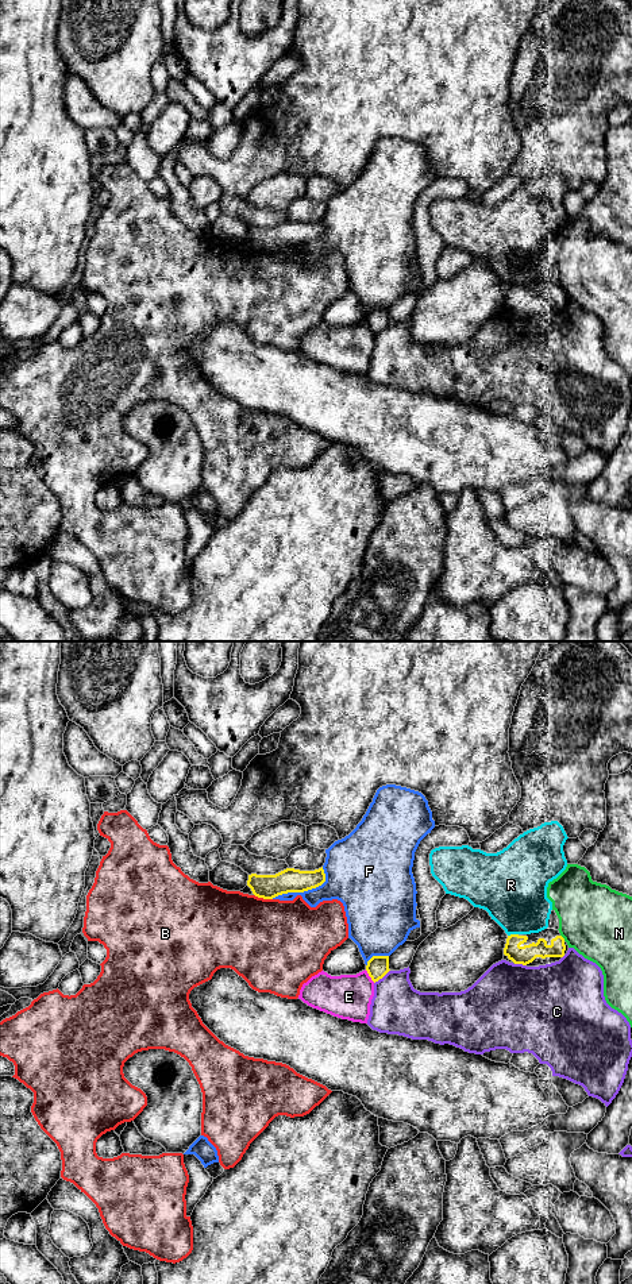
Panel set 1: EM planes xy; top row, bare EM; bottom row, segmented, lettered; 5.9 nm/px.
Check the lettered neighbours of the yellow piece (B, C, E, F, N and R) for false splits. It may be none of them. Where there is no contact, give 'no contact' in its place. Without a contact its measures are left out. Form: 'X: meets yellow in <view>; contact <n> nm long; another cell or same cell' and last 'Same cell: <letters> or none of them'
B: meets yellow in xy; contact 120 nm long; another cell
C: meets yellow in xy; contact 130 nm long; another cell
E: meets yellow in xy; contact 100 nm long; another cell
F: meets yellow in xy; contact 360 nm long; another cell
N: meets yellow in xy; contact 50 nm long; another cell
R: meets yellow in xy; contact 70 nm long; another cell
Same cell: none of them

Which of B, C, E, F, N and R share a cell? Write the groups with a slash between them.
B / C / E / F / N / R

